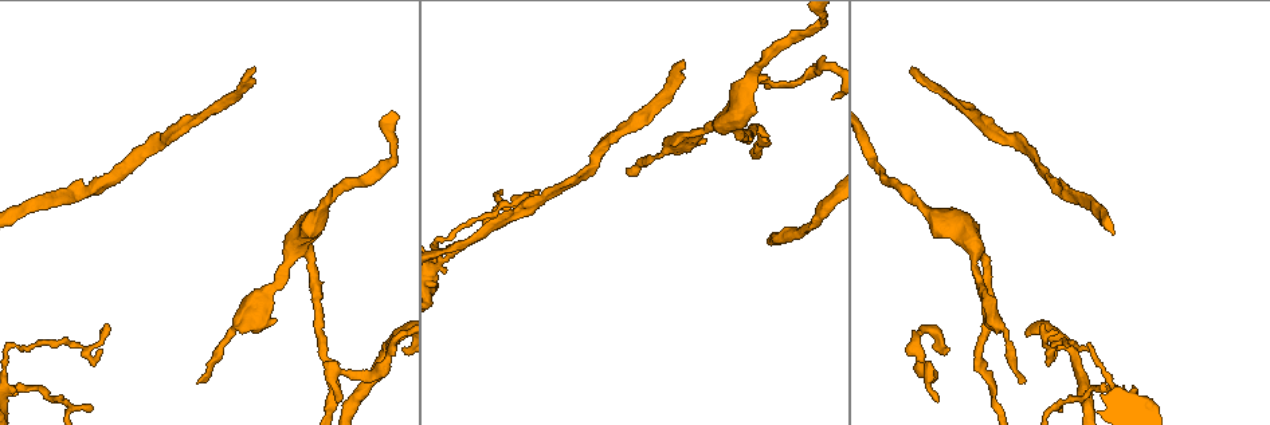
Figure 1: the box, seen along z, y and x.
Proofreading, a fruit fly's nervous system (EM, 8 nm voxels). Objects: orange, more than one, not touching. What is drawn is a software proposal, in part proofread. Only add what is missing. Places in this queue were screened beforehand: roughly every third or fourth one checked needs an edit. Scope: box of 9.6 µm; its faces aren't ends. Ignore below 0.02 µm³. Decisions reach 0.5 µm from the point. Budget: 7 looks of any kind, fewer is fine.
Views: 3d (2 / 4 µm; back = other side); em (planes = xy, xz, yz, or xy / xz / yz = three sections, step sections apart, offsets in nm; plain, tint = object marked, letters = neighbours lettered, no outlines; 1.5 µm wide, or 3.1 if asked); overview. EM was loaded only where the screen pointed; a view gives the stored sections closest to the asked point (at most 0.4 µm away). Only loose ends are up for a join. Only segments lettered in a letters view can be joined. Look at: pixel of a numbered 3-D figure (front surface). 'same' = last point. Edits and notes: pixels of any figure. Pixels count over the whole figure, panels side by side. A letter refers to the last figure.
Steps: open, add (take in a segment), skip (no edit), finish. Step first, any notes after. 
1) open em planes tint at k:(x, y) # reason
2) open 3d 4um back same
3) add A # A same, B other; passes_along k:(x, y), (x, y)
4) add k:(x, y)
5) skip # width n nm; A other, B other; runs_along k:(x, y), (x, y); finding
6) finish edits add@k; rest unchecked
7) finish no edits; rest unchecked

open 3d 4um at 1:(764, 87)

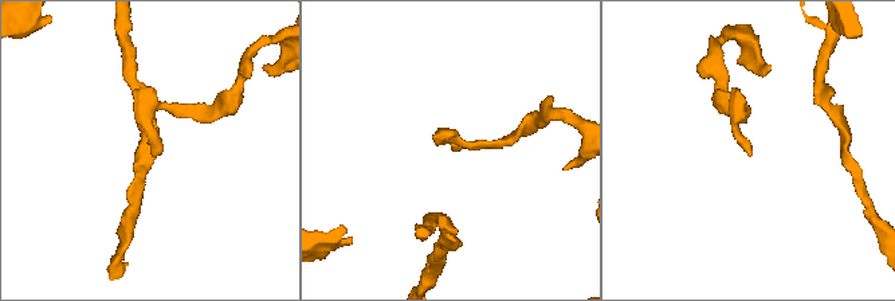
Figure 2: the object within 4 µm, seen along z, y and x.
open em xy step 8 tint at 2:(452, 146) # need the tissue

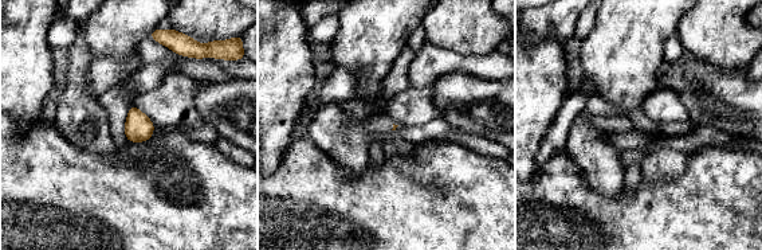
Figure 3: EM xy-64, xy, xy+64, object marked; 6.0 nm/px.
open em planes letters same

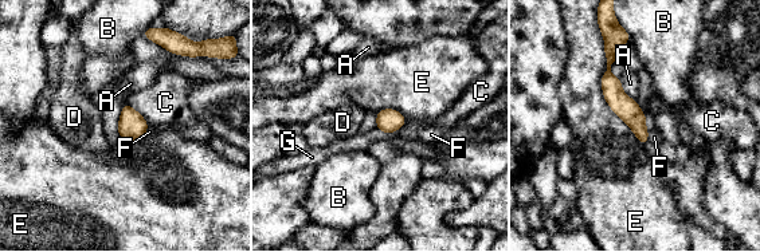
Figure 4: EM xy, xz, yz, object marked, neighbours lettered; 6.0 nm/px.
skip # width 140 nm; A other, B other, C other, D other, E other, F other, G other; runs_along 4:(610, 48), (608, 82), (643, 140); no lettered segment goes on from it

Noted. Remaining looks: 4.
open em yz step 4 tint at 1:(196, 383) # free end

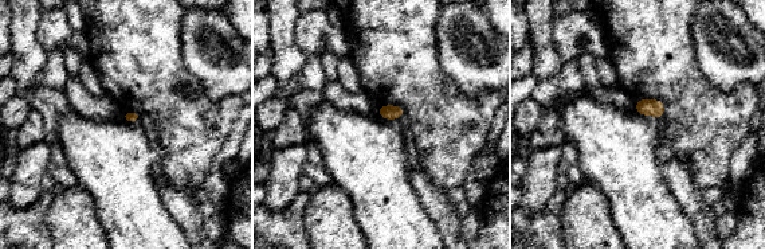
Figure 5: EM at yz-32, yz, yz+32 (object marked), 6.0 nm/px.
open em yz step 4 letters same

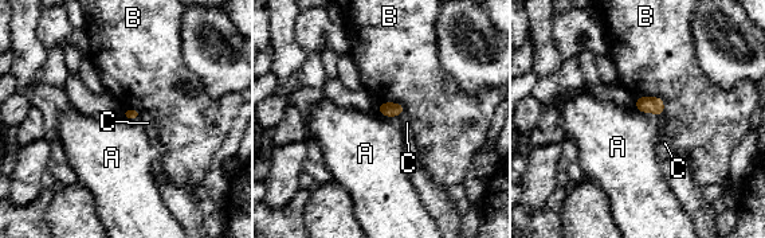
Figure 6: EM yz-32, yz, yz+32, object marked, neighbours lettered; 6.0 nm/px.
add C # A other, B other, C same; passes_along 6:(388, 109), (400, 113), (407, 123); it goes on there

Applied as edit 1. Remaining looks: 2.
open em planes letters at 1:(255, 69) # tapers out

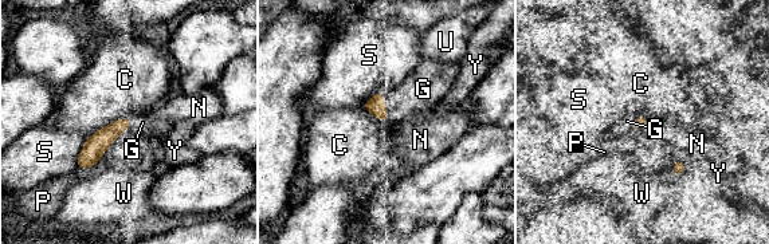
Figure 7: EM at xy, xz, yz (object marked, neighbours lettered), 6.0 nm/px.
add G # C other, G same, N other, P other, S other, U other, W other, Y other; it goes on there

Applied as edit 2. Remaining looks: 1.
finish edits add@6, add@7; rest unchecked

